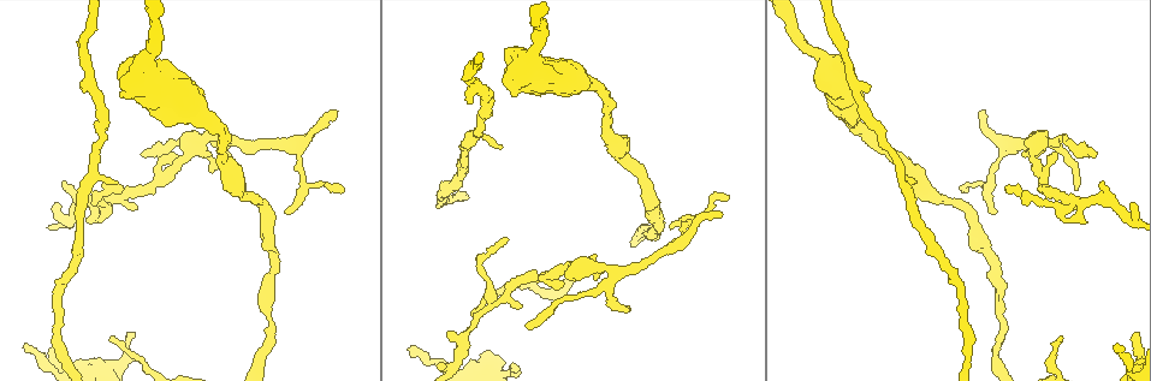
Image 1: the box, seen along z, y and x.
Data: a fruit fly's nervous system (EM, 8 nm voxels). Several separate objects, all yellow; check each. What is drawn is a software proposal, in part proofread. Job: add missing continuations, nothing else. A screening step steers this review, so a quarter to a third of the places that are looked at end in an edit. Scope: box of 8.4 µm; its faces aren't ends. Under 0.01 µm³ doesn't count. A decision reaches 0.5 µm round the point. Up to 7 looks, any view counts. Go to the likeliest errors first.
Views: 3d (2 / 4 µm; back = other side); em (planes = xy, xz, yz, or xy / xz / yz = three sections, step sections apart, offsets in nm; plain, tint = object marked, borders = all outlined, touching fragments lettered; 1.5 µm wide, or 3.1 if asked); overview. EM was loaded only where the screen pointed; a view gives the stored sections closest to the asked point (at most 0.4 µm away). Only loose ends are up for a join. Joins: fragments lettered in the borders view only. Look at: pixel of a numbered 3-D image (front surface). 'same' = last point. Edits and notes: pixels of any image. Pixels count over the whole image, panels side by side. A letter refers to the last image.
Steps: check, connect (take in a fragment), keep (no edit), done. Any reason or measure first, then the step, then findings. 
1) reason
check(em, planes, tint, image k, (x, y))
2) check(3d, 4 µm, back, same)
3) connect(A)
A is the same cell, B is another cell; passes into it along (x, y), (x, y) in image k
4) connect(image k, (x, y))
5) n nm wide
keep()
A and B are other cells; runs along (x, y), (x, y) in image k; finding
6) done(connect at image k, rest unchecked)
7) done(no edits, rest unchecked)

branch stops here
check(3d, 4 µm, image 1, (721, 216))

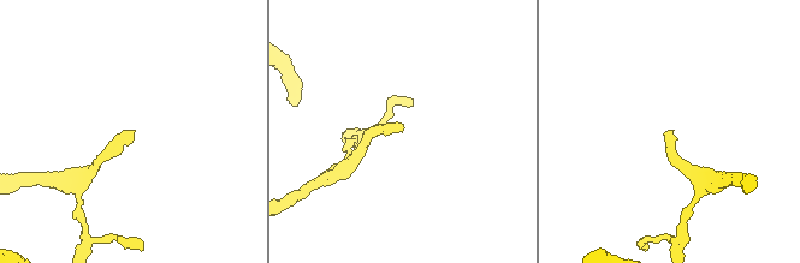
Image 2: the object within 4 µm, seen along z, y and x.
need the tissue
check(em, planes, borders, image 2, (133, 132))

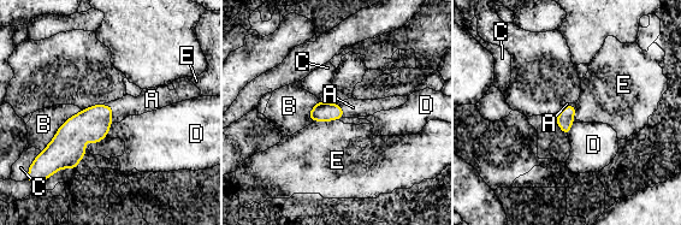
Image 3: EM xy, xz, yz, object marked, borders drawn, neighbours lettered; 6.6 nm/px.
110 nm wide
connect(A)
A is the same cell, B, C, D and E are other cells; passes into it along (92, 124), (112, 111), (148, 101) in image 3; the cell continues

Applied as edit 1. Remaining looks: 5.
tapers out
check(em, planes, plain, image 1, (1117, 343))

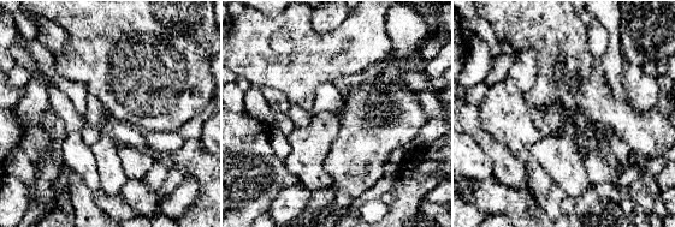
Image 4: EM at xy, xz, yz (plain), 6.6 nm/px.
see the neighbours
check(em, planes, borders, same)

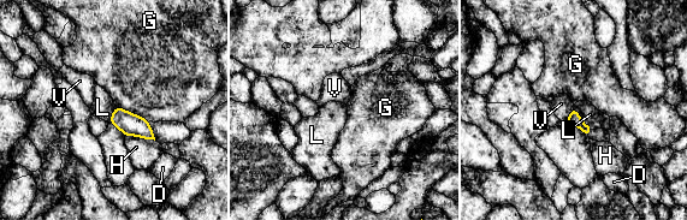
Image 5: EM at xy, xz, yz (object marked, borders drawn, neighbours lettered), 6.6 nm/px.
G touches over 260 nm
connect(V)
V is the same cell, D, G, H and L are other cells; the cell continues

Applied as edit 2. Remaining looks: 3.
thin end
check(3d, 2 µm, image 1, (87, 223))

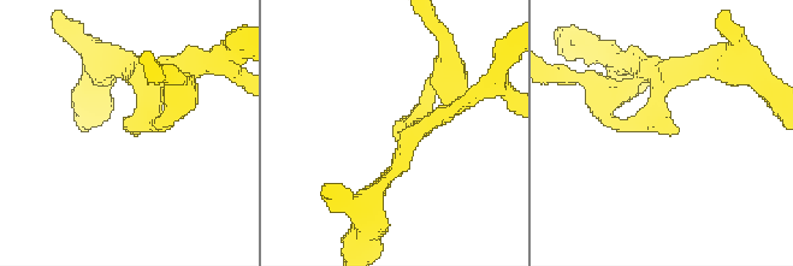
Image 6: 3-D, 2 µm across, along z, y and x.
check(em, planes, plain, image 6, (670, 131))

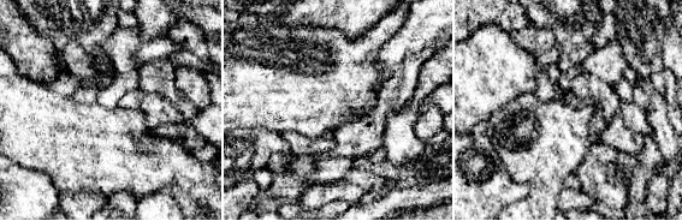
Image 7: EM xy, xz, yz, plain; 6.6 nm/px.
what lies round it
check(em, planes, borders, same)

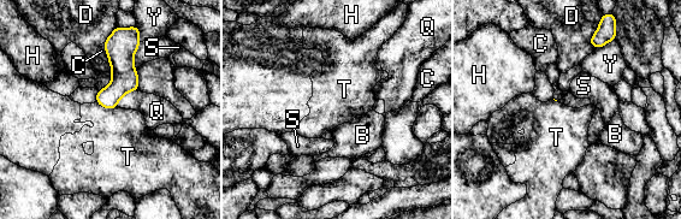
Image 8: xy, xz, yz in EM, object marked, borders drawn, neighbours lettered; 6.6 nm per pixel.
keep()
B, C, D, H, Q, S, T and Y are other cells; border along (95, 102), (107, 108), (117, 106) in image 8; none of them fits

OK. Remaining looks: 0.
done(connect at image 3, connect at image 5, rest unchecked)

